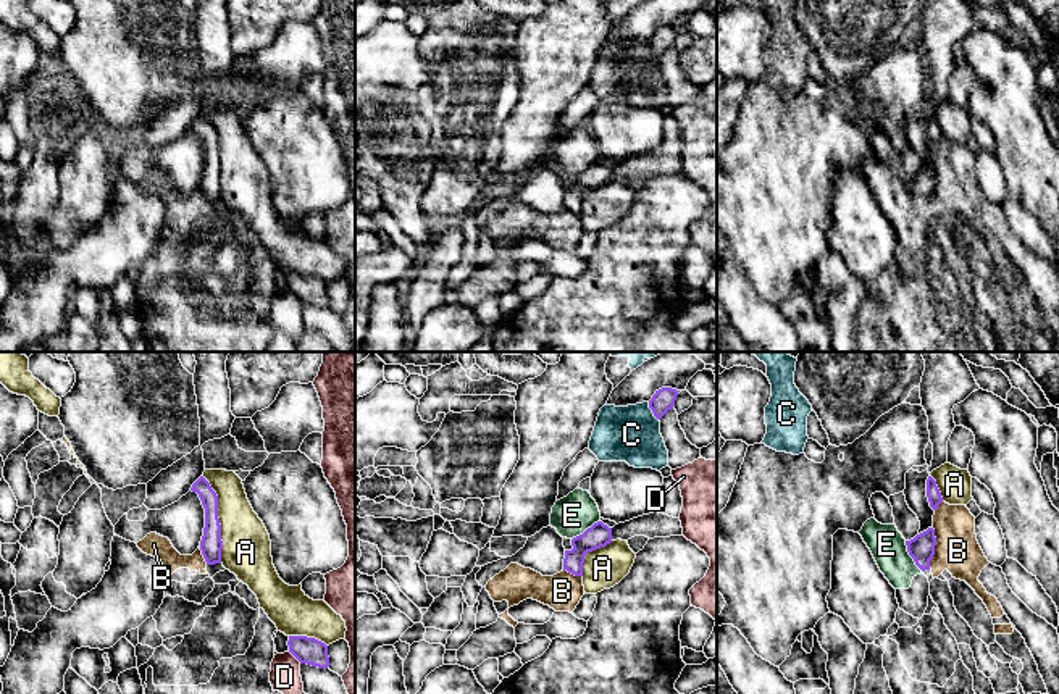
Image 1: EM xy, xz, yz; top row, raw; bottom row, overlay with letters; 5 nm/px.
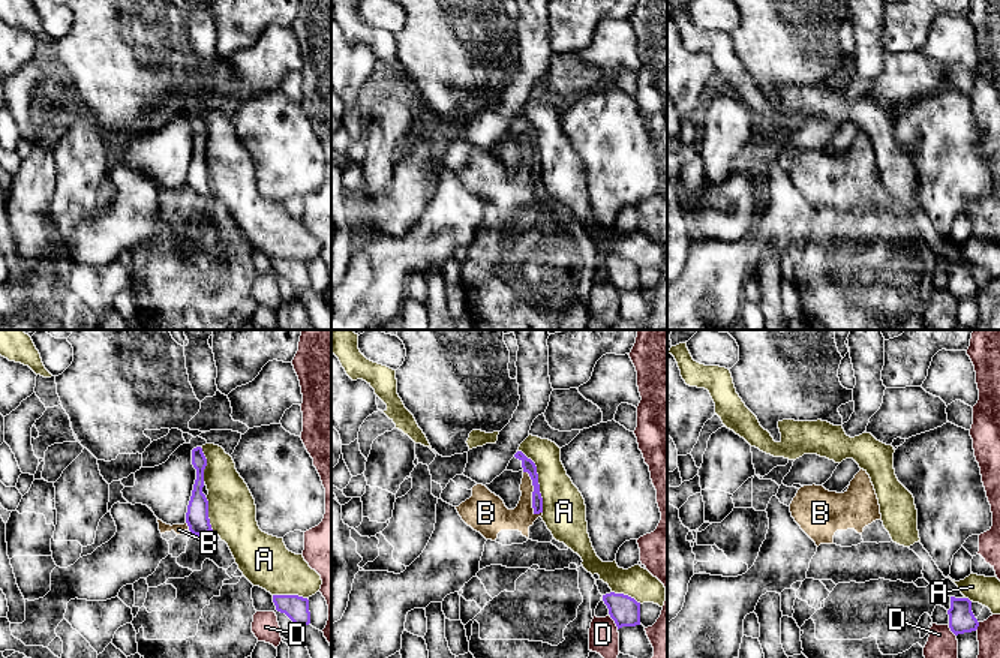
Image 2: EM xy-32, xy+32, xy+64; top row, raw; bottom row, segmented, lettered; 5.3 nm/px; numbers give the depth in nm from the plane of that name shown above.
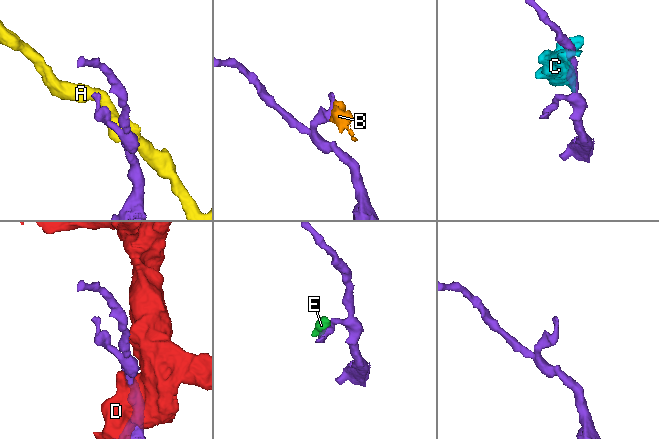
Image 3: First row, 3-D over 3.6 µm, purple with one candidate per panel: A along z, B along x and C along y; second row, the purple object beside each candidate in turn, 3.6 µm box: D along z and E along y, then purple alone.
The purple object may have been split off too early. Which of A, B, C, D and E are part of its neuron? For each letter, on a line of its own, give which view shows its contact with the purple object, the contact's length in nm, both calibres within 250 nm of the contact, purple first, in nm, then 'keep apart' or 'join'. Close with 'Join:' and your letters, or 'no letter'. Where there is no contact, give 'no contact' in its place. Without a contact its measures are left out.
A: contact in xy; length 440 nm; calibres 110 and 240 nm; keep apart
B: contact in yz; length 200 nm; calibres 130 and 220 nm; keep apart
C: contact in xz; length 110 nm; calibres 110 and 280 nm; keep apart
D: contact in xy; length 90 nm; calibres 140 and 160 nm; keep apart
E: contact in yz; length 180 nm; calibres 130 and 180 nm; keep apart
Join: no letter

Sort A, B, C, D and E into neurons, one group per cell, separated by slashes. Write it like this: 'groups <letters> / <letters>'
groups A / B E / C / D

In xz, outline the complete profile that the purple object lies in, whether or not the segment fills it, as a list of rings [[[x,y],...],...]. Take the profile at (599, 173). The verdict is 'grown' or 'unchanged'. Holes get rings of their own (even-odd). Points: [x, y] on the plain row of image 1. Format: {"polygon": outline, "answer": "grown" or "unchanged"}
{"polygon": [[[602,160],[594,161],[583,173],[571,178],[571,189],[565,189],[563,208],[583,215],[584,194],[612,181],[612,166]]], "answer": "unchanged"}

